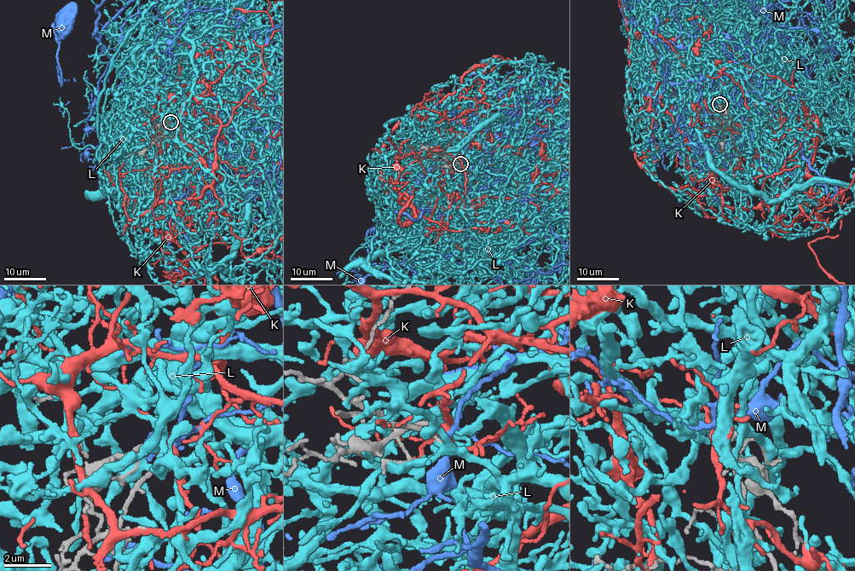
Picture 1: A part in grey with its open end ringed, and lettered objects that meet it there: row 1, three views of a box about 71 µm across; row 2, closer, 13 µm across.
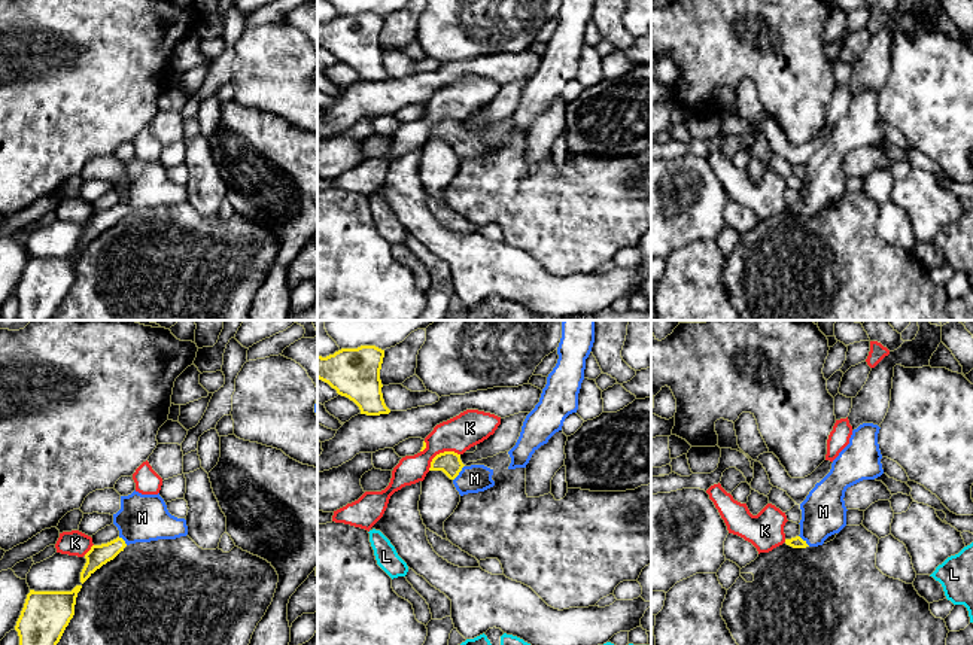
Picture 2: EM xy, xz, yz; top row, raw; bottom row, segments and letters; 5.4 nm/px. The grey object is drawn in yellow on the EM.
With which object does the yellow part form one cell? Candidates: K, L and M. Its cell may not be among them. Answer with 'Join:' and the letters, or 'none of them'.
Join: M

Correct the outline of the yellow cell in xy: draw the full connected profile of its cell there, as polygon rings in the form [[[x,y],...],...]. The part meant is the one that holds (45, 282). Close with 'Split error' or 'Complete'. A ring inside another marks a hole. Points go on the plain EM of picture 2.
[[[82,252],[72,258],[30,256],[15,292],[19,302],[18,320],[52,320],[75,282],[80,255]]]. Complete

